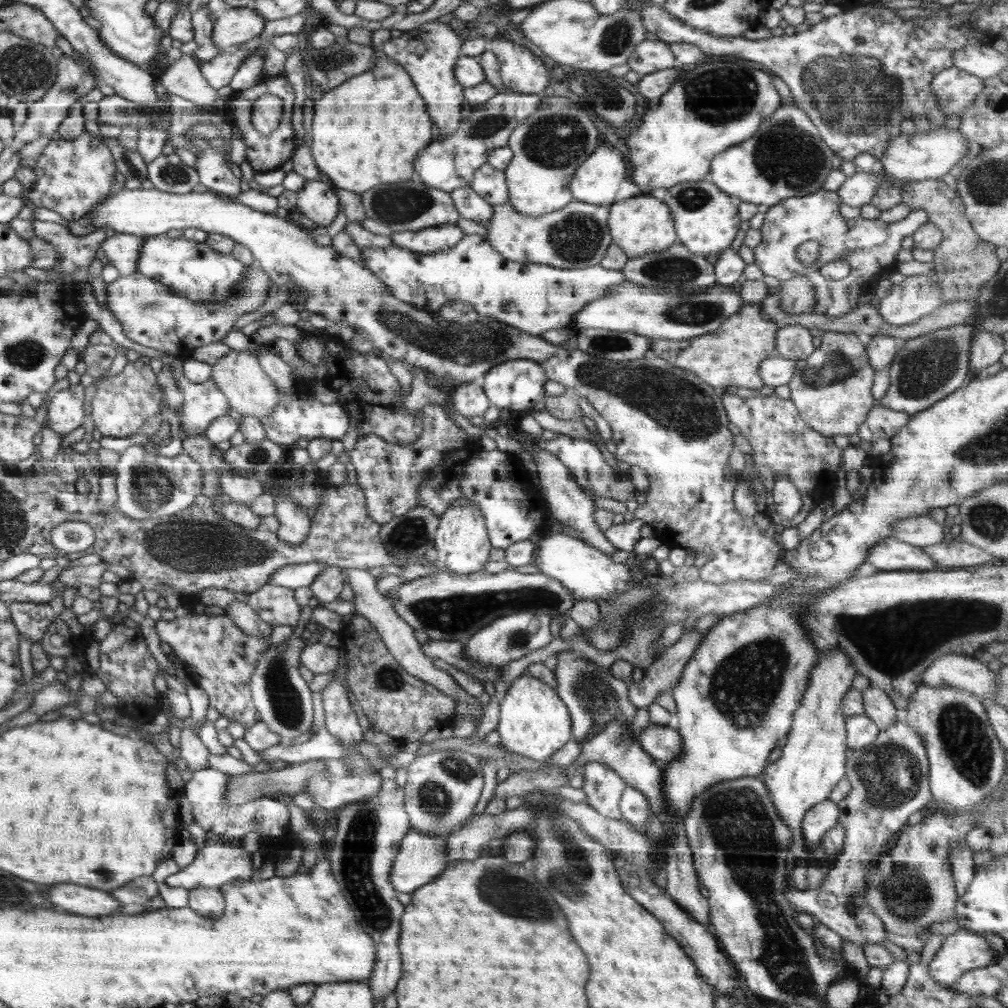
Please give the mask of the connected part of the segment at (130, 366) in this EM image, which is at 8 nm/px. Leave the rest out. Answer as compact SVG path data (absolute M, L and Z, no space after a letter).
M144 360L128 361L122 372L115 376L100 377L95 386L96 396L92 398L90 415L95 429L103 435L136 439L136 434L144 422L161 412L161 389L156 382L154 371Z

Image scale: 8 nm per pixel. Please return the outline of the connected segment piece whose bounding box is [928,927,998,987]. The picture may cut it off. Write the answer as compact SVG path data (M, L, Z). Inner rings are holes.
M960 927L944 938L928 963L928 974L937 985L952 986L964 972L995 964L997 959L997 952L988 946L980 933Z

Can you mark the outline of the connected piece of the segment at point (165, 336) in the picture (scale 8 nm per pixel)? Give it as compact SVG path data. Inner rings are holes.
M255 261L237 286L237 294L223 304L203 304L177 296L165 284L152 281L136 272L119 277L107 286L108 310L121 323L124 335L146 348L173 357L189 356L197 348L222 341L238 318L262 307L269 296L271 280Z

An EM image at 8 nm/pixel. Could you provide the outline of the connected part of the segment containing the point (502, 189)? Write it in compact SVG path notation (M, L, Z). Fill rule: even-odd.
M487 162L476 169L469 187L492 206L504 204L509 198L504 171Z

